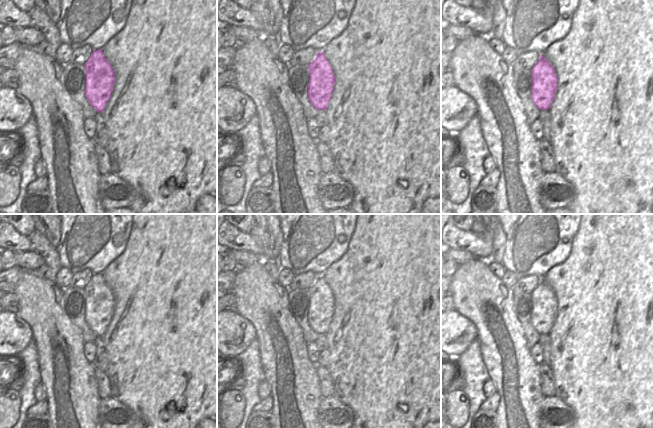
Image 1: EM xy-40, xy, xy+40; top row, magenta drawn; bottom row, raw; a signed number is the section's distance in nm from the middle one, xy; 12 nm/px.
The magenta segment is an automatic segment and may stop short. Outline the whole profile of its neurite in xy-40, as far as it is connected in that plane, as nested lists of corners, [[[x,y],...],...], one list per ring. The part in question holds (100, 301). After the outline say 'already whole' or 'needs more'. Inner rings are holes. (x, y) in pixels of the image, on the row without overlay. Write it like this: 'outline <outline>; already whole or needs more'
outline [[[102,273],[94,274],[84,290],[86,292],[84,318],[92,331],[97,336],[103,337],[114,313],[114,294]]]; already whole

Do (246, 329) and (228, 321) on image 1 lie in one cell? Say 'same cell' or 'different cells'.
same cell

